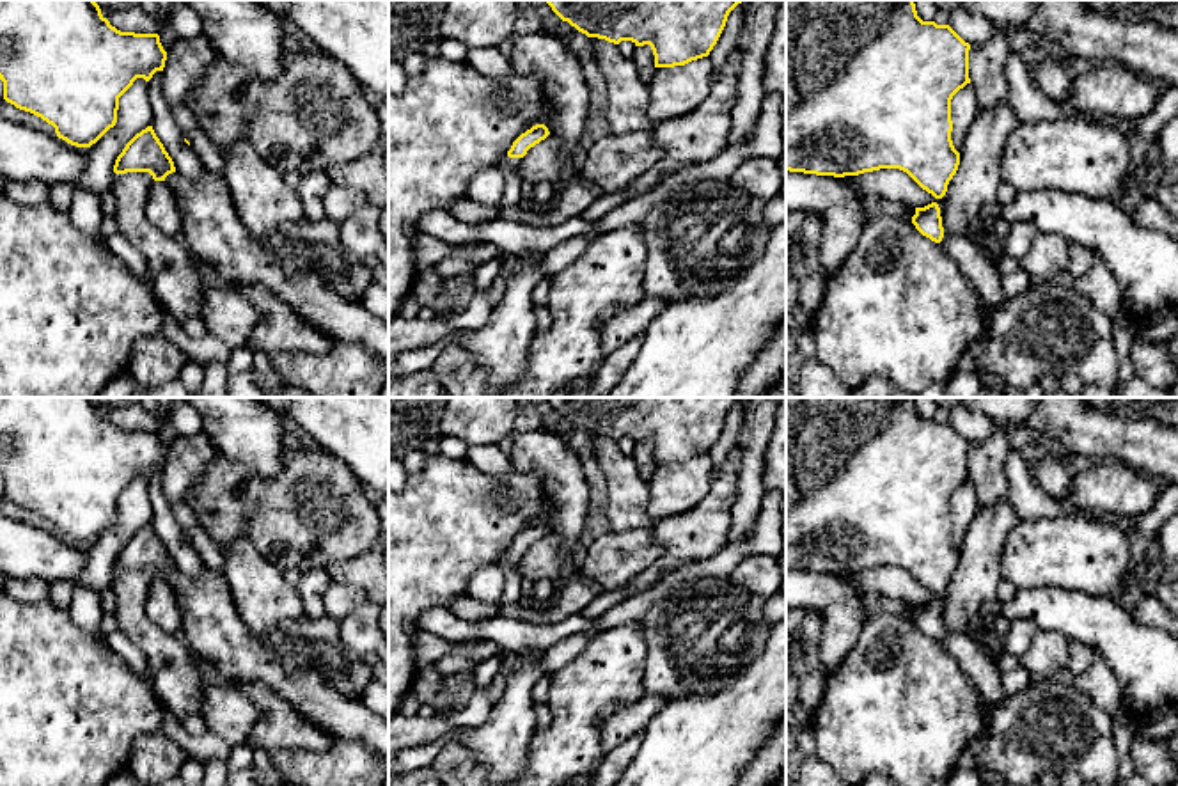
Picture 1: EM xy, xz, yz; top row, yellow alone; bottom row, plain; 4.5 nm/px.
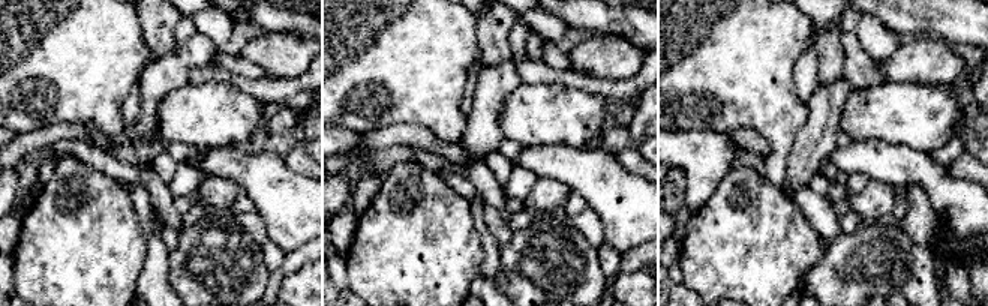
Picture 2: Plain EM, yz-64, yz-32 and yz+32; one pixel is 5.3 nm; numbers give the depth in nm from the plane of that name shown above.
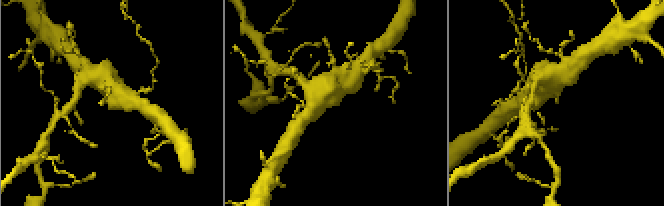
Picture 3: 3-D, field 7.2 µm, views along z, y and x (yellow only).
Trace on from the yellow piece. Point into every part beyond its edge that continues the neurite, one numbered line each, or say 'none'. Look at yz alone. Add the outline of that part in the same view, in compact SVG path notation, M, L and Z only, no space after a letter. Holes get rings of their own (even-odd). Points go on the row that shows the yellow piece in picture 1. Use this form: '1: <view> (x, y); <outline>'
1: yz (981, 275); M944 232L940 245L958 264L969 286L990 307L999 307L1008 302L1002 289L1002 275L997 271L995 264L986 261L967 238L956 238Z

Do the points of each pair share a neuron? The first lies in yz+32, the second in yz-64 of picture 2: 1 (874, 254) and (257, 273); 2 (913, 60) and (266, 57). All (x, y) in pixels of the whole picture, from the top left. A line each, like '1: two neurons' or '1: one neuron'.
1: one neuron
2: one neuron

